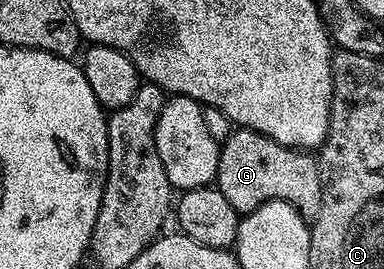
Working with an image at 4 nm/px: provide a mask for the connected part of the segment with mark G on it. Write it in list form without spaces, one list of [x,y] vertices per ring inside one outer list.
[[[235,128],[219,148],[216,187],[240,215],[269,201],[286,201],[307,219],[320,215],[322,184],[317,160],[309,152],[290,149],[251,129]]]

